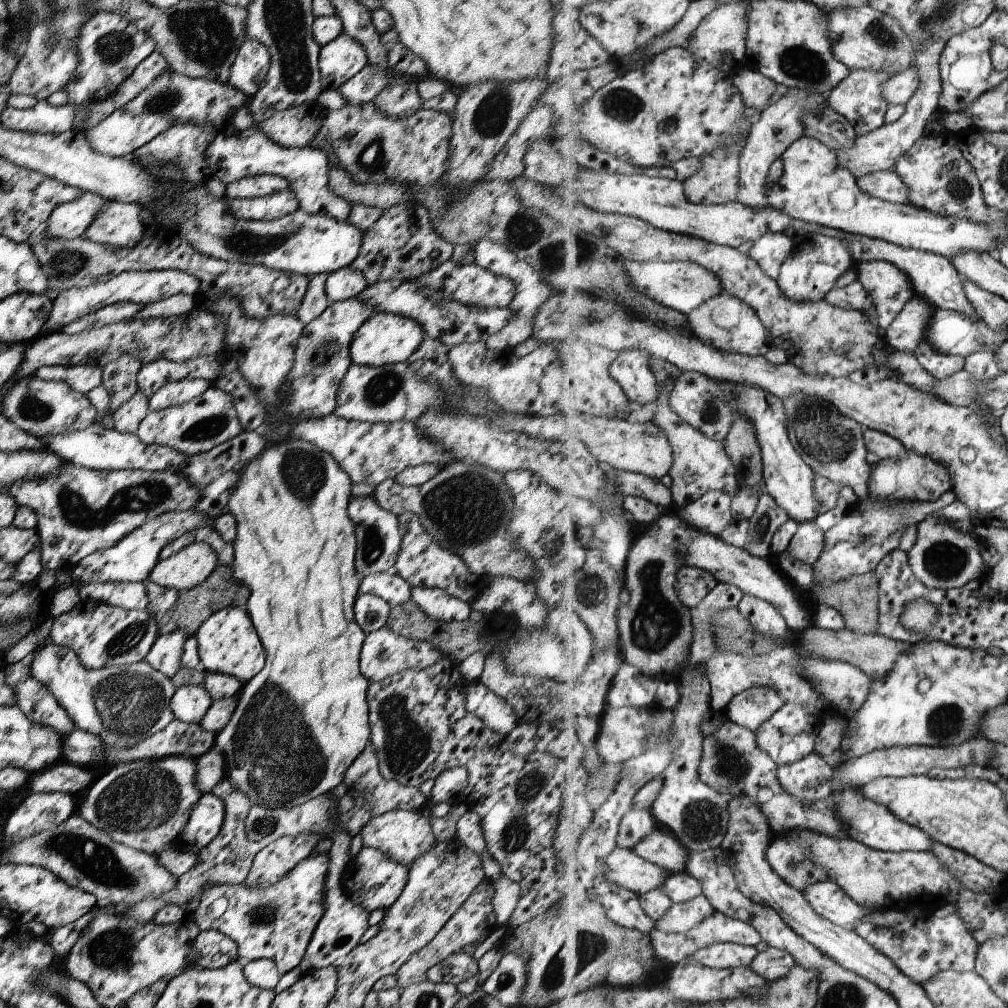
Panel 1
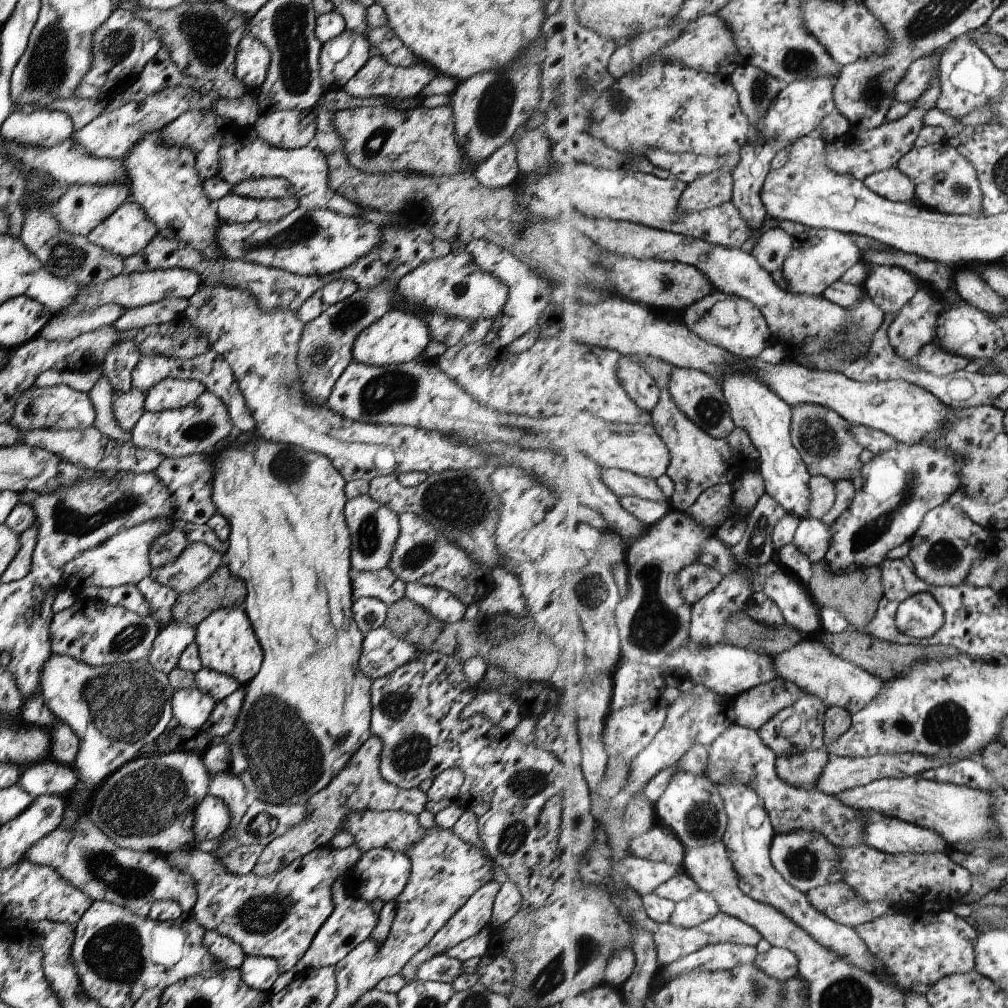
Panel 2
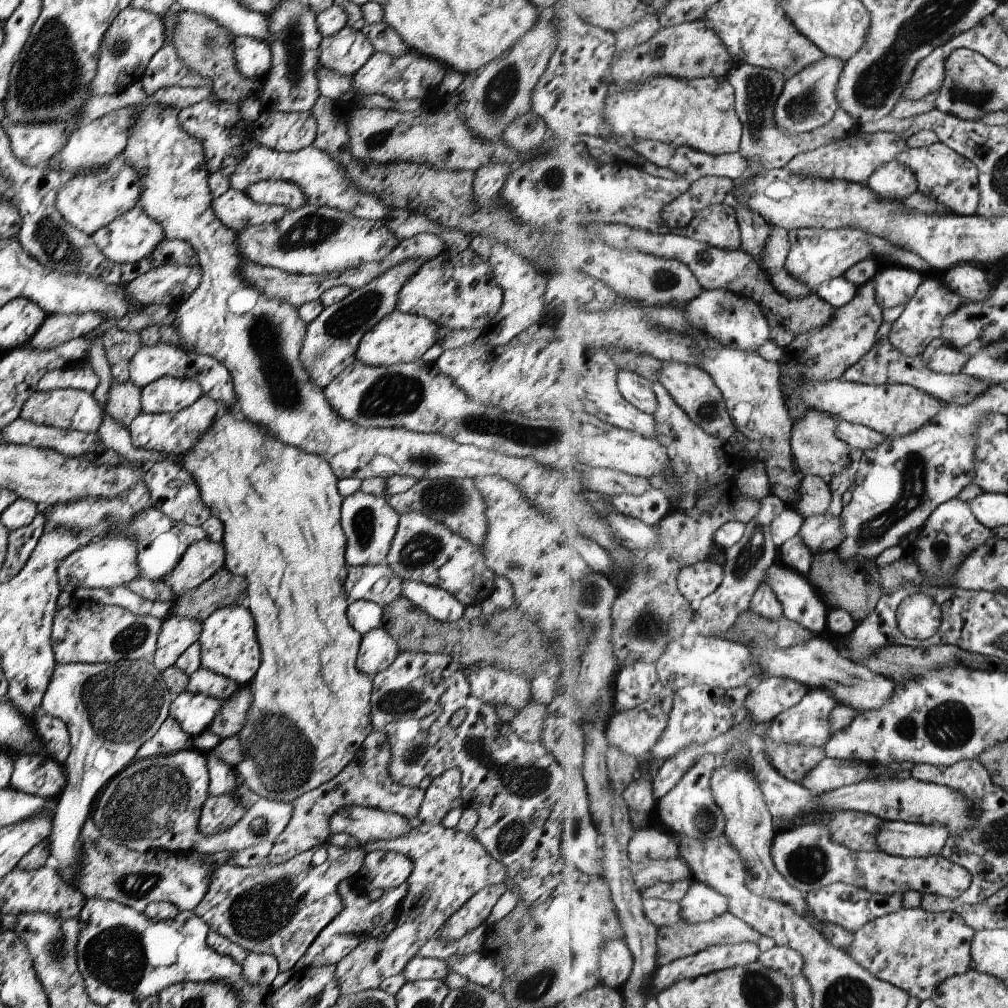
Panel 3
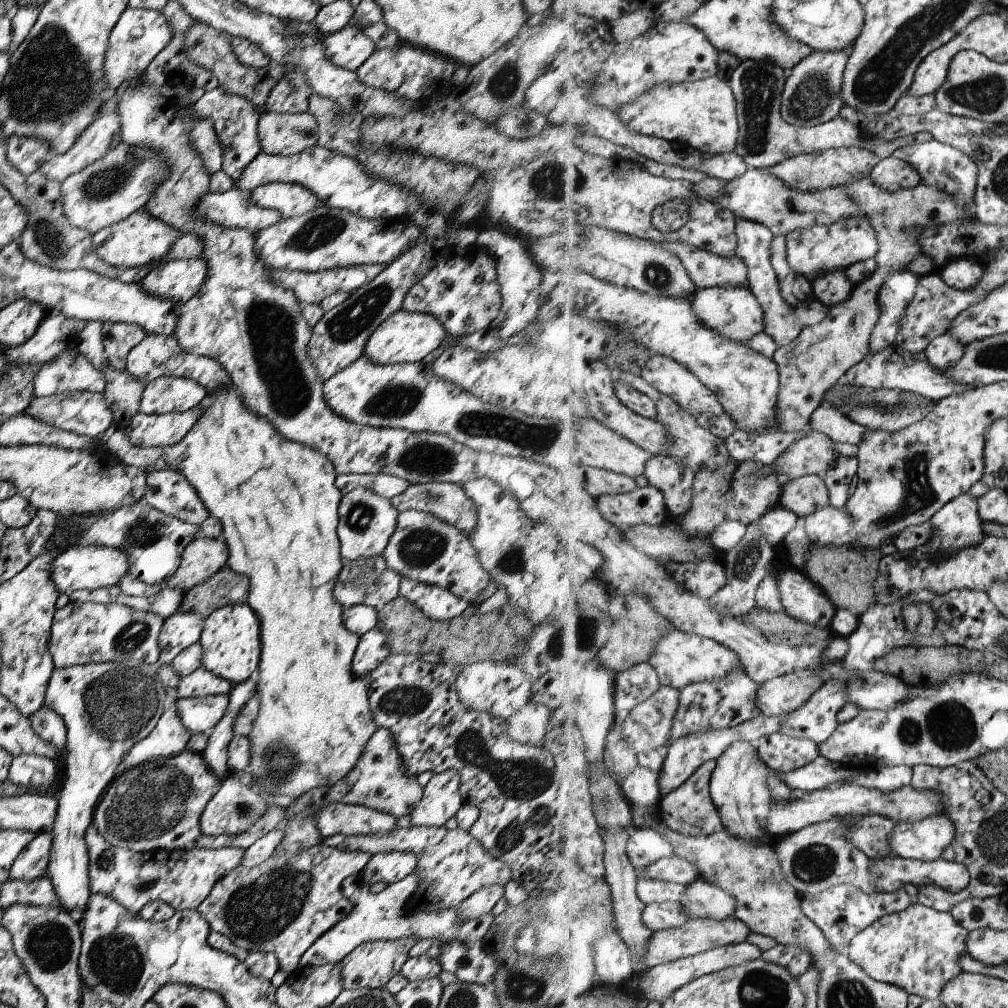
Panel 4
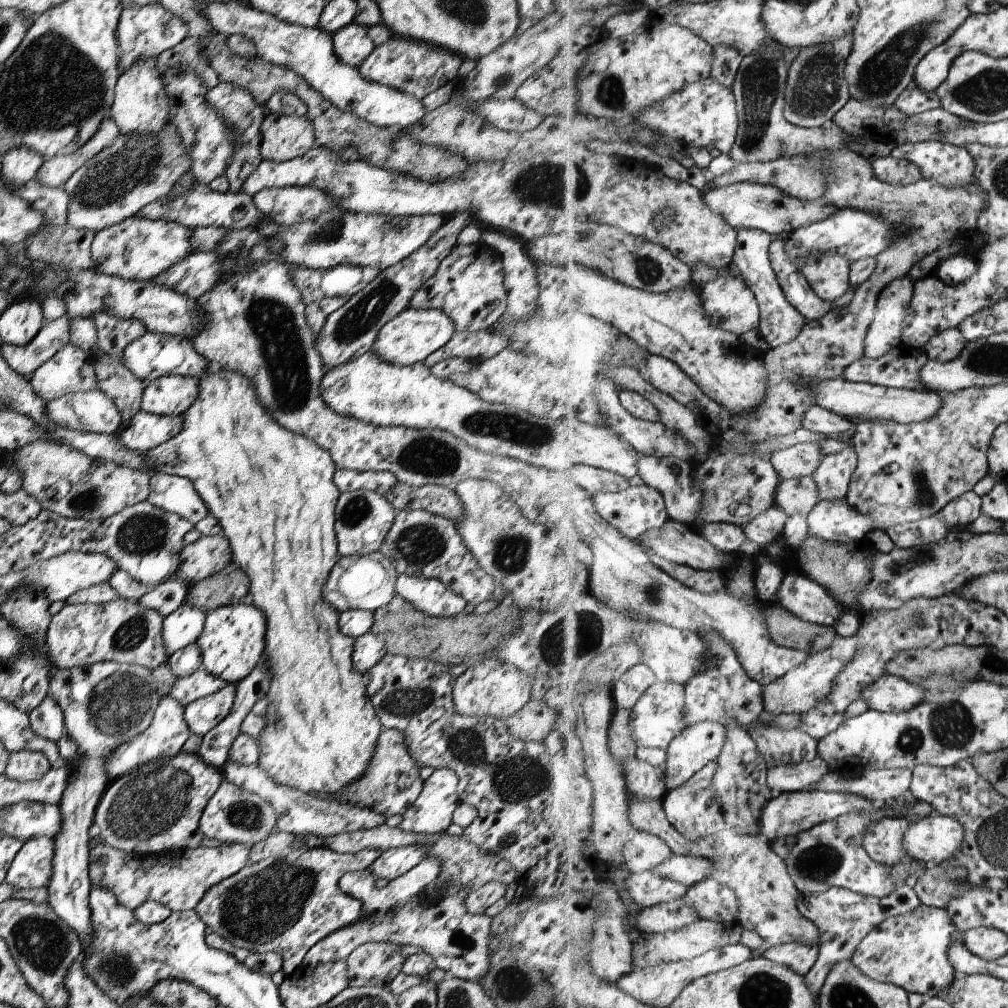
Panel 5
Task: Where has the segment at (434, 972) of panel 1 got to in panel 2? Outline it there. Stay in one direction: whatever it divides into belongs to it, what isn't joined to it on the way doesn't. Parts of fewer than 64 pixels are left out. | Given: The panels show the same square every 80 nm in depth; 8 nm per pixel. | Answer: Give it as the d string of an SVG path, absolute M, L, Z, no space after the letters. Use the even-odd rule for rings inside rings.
M435 954L433 958L419 964L415 970L415 979L451 984L462 973L461 962L457 958Z

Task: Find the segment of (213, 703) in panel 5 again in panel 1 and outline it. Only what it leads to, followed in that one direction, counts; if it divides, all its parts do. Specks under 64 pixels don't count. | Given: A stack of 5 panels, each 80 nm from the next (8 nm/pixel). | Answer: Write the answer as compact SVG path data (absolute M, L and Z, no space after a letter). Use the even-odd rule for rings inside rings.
M201 685L181 686L174 690L169 709L175 720L187 724L199 724L212 702Z

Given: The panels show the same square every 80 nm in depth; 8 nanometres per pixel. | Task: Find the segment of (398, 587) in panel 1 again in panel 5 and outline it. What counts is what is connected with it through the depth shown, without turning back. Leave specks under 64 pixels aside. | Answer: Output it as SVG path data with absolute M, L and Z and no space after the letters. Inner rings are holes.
M378 550L366 555L341 557L329 572L327 582L321 588L321 594L325 602L331 604L337 612L353 609L367 609L373 612L394 595L394 582L397 576L391 562Z

